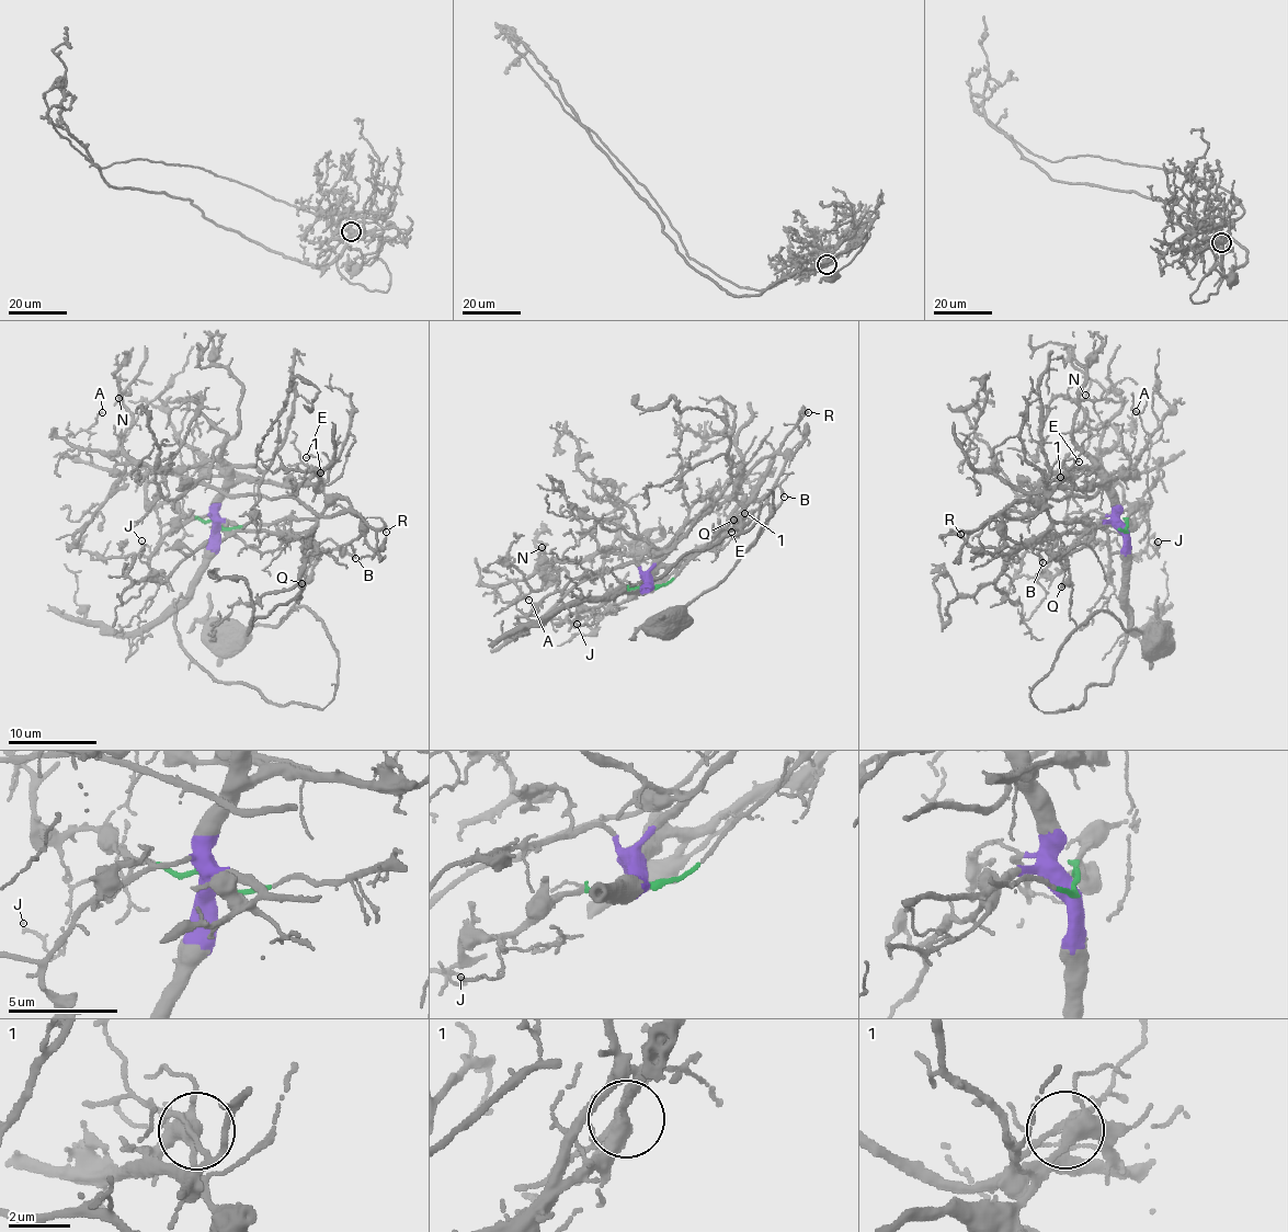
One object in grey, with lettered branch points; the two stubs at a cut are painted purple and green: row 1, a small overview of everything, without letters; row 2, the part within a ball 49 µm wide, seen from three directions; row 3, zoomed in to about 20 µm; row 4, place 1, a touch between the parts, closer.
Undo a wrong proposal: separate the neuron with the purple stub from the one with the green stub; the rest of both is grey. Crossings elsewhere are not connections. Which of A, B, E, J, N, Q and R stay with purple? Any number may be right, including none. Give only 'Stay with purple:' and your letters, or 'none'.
Stay with purple: A, N

